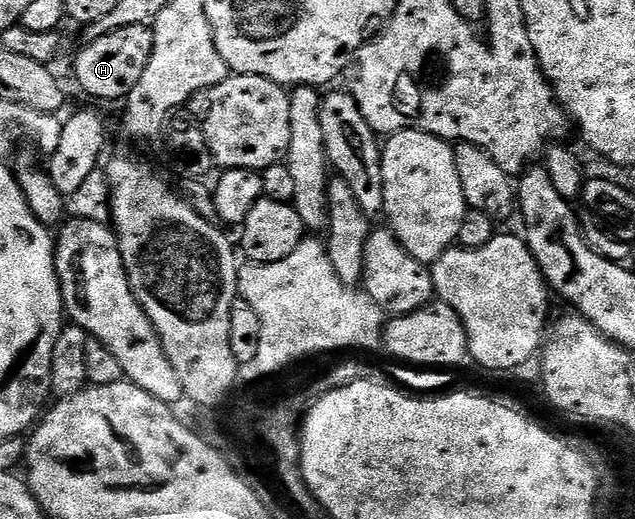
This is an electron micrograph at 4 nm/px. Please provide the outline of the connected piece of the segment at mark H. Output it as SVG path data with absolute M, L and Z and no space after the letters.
M148 24L119 27L89 45L82 44L79 49L73 61L73 73L77 76L78 87L89 97L120 102L128 98L135 83L143 79L143 71L147 71L153 50L153 30Z

